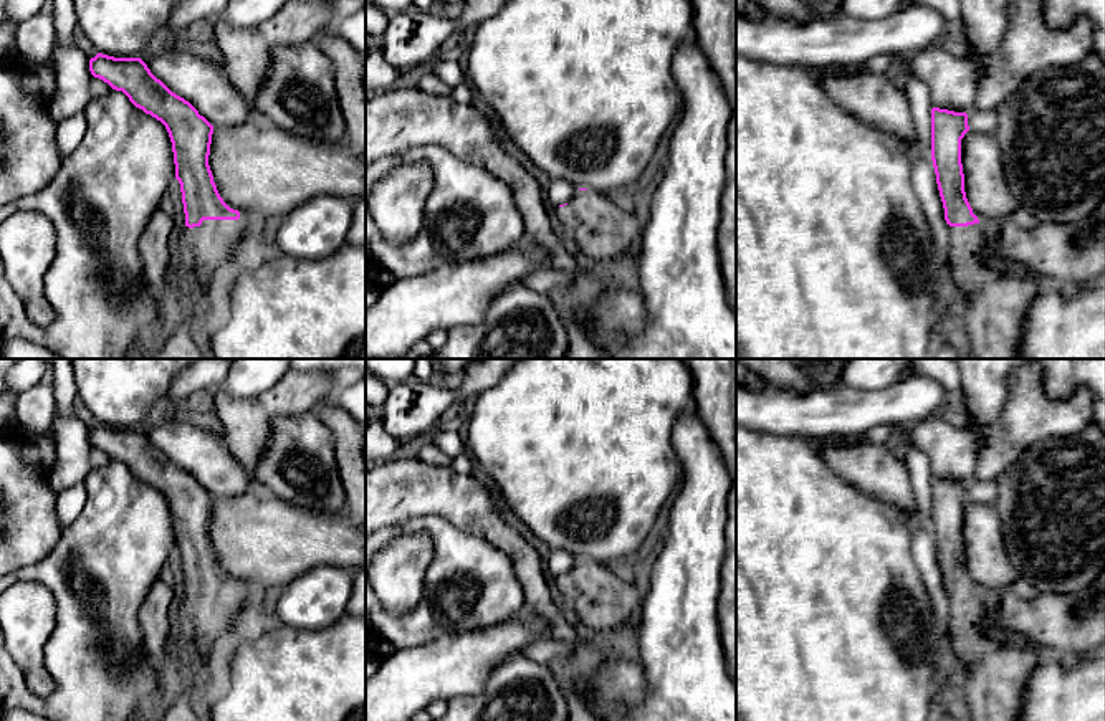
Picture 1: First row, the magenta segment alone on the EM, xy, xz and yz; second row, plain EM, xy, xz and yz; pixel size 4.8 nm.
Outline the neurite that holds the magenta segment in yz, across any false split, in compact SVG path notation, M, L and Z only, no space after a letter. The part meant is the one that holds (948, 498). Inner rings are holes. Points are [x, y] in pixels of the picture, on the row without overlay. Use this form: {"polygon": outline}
{"polygon": "M931 480L931 531L945 590L953 599L946 650L966 666L966 675L958 680L966 701L964 721L1021 721L1024 690L1042 652L988 635L991 609L964 562L961 509L968 501L966 483Z"}

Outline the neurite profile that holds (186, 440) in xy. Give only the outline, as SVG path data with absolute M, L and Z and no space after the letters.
M179 415L146 435L213 498L233 498L253 491L251 475L235 460L225 440L199 417Z

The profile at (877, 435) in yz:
M877 425L867 430L865 433L854 437L857 442L868 442L873 445L883 445L888 440L888 435L892 433L892 425Z

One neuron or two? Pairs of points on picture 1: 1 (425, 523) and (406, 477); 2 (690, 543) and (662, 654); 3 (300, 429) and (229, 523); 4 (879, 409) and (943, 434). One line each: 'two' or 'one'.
1: two
2: one
3: two
4: two

